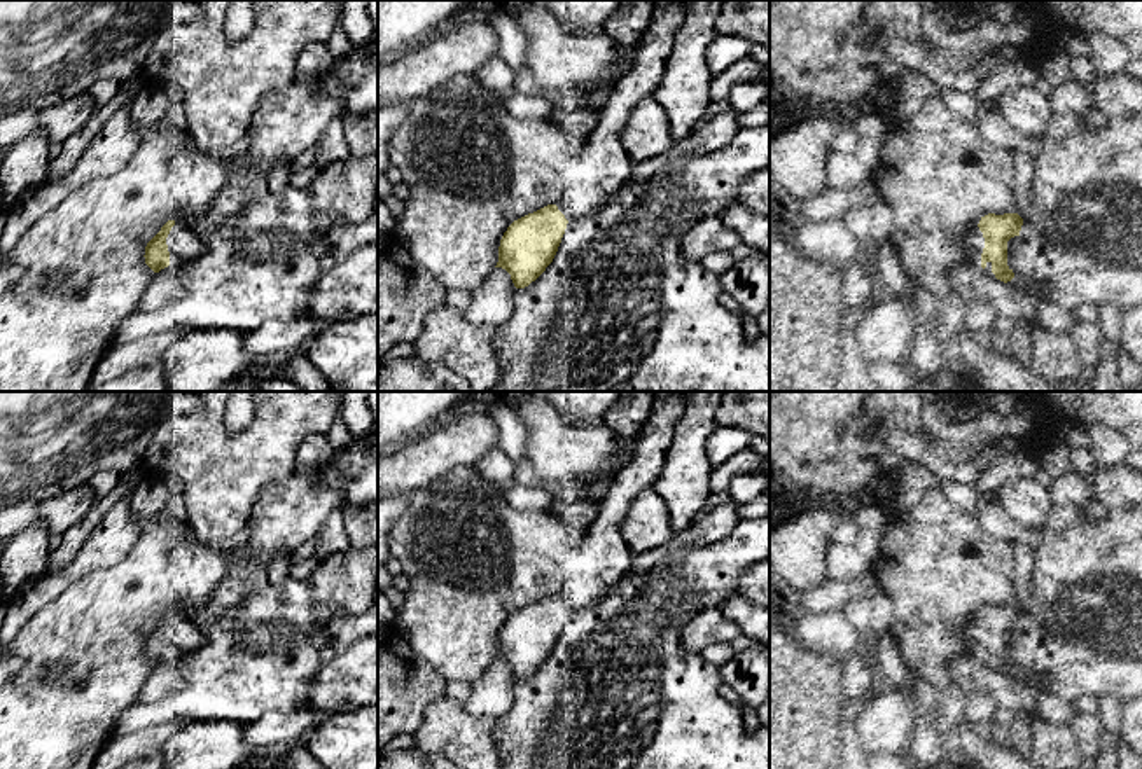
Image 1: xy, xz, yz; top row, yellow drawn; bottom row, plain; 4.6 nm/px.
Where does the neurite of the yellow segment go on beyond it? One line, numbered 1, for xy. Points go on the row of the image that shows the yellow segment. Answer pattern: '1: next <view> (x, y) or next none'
1: next xy (184, 243)

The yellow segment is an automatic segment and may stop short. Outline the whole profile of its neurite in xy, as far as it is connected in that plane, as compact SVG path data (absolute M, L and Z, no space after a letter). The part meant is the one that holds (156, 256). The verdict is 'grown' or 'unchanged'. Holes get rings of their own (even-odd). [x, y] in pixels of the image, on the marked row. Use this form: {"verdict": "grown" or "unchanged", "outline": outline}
{"verdict": "grown", "outline": "M168 220L145 246L145 264L159 273L171 266L175 271L191 262L203 250L199 227Z"}

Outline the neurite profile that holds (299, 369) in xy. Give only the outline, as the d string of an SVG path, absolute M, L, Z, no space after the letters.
M303 351L283 355L287 379L294 381L303 391L331 391L324 374L311 364Z

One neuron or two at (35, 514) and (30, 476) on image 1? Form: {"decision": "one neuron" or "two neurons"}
{"decision": "two neurons"}

